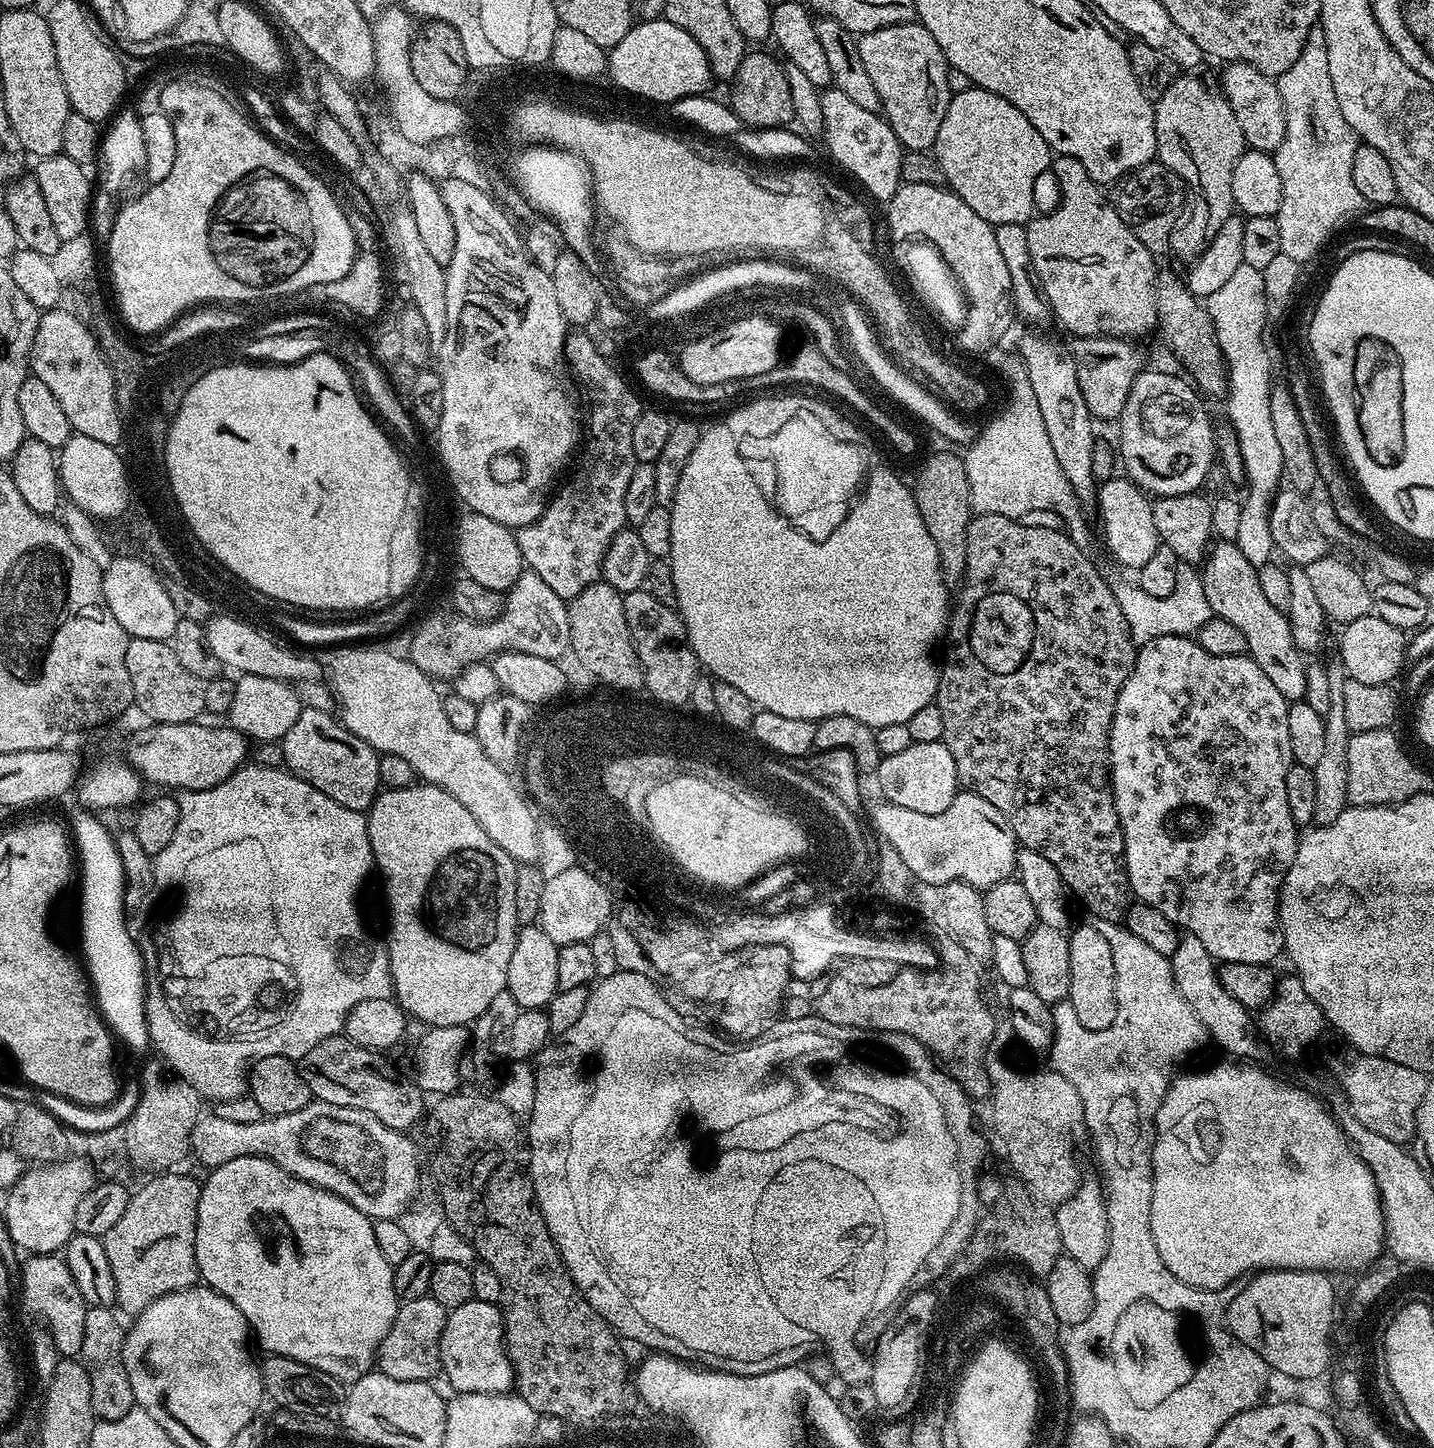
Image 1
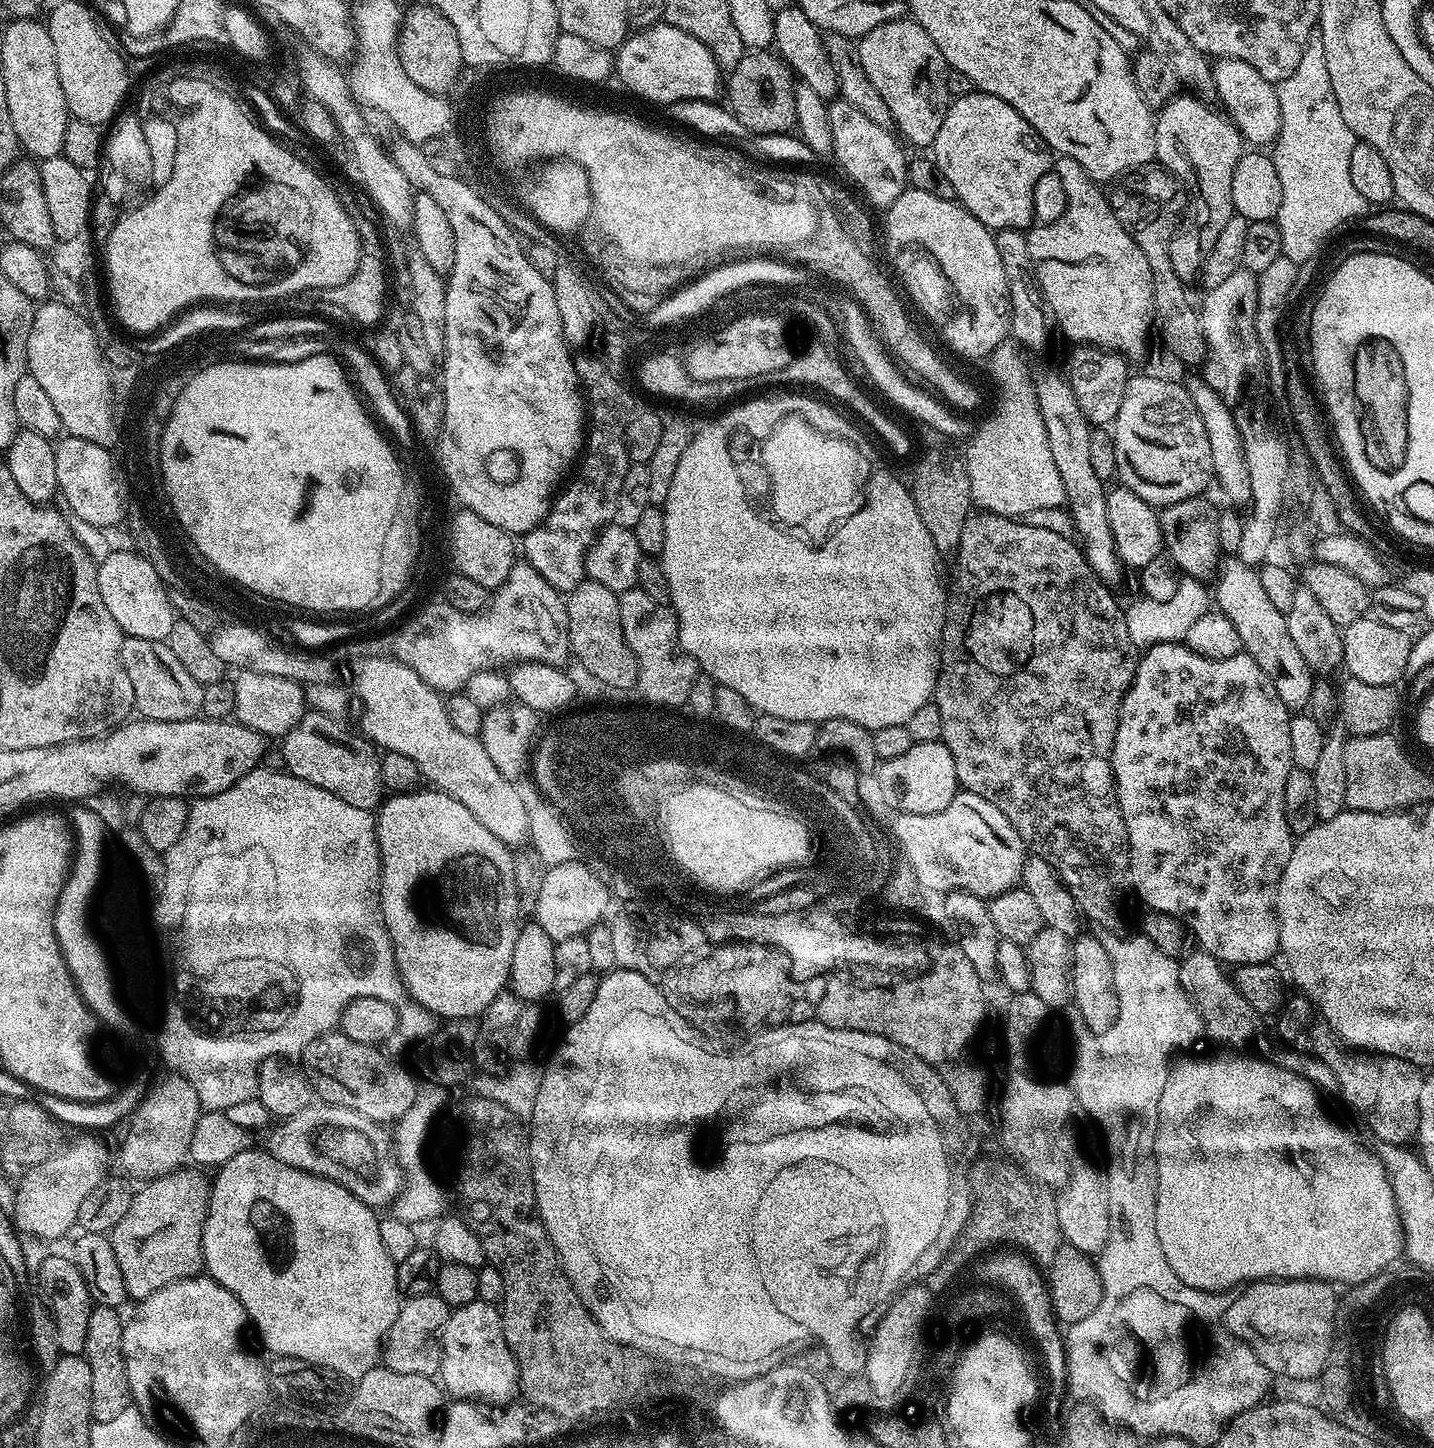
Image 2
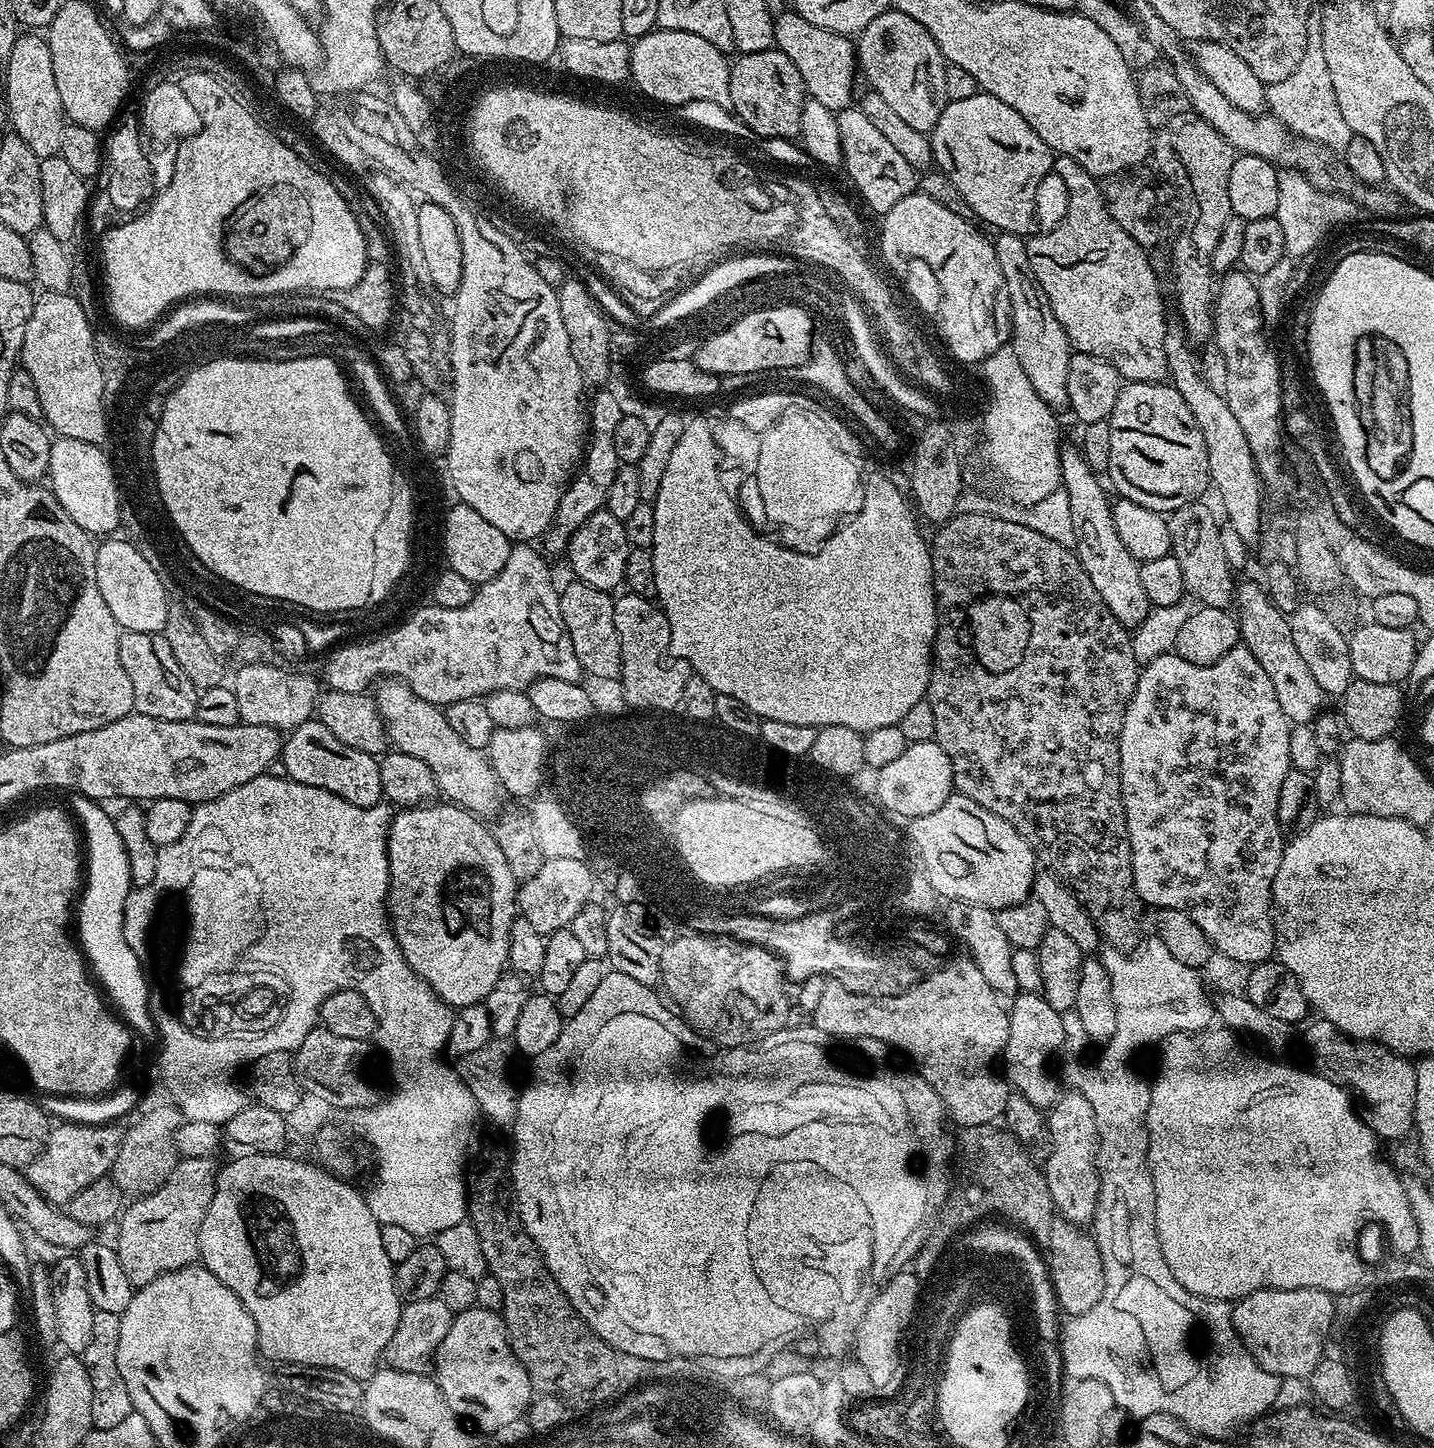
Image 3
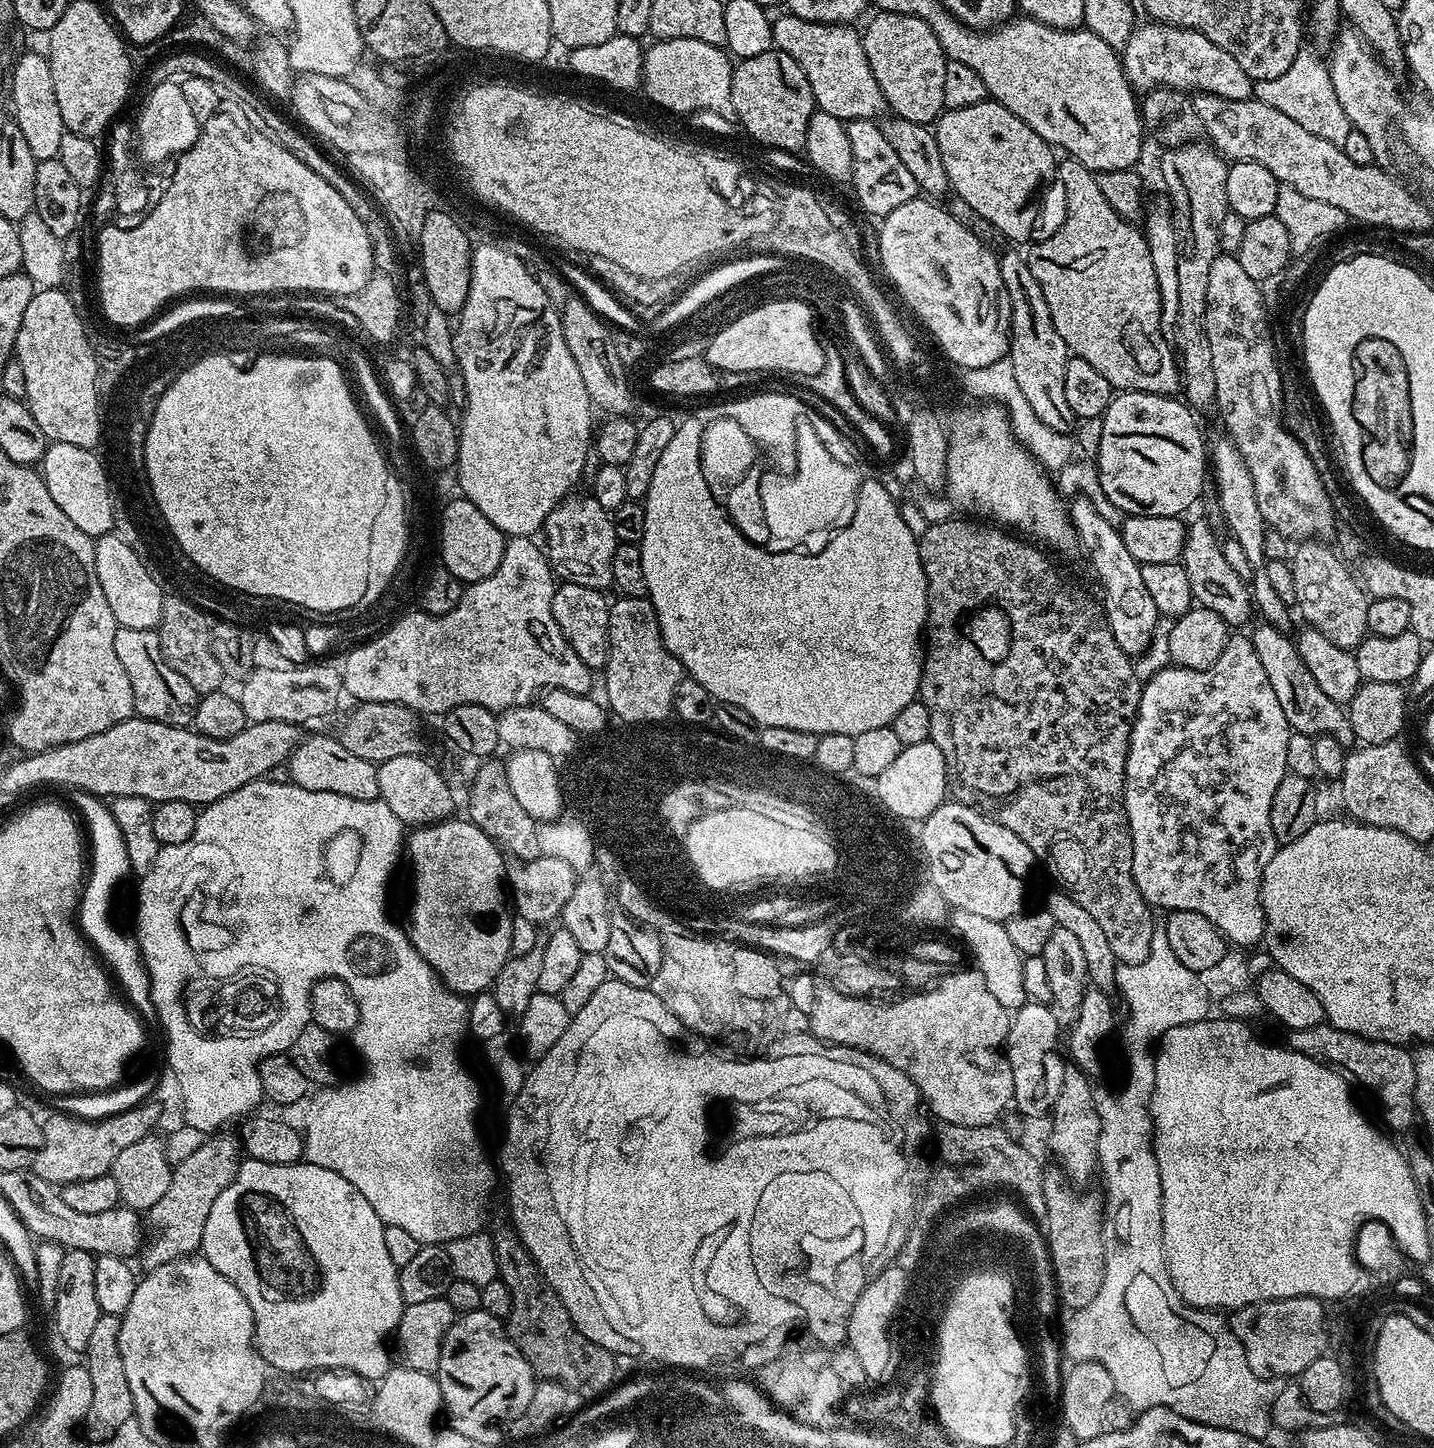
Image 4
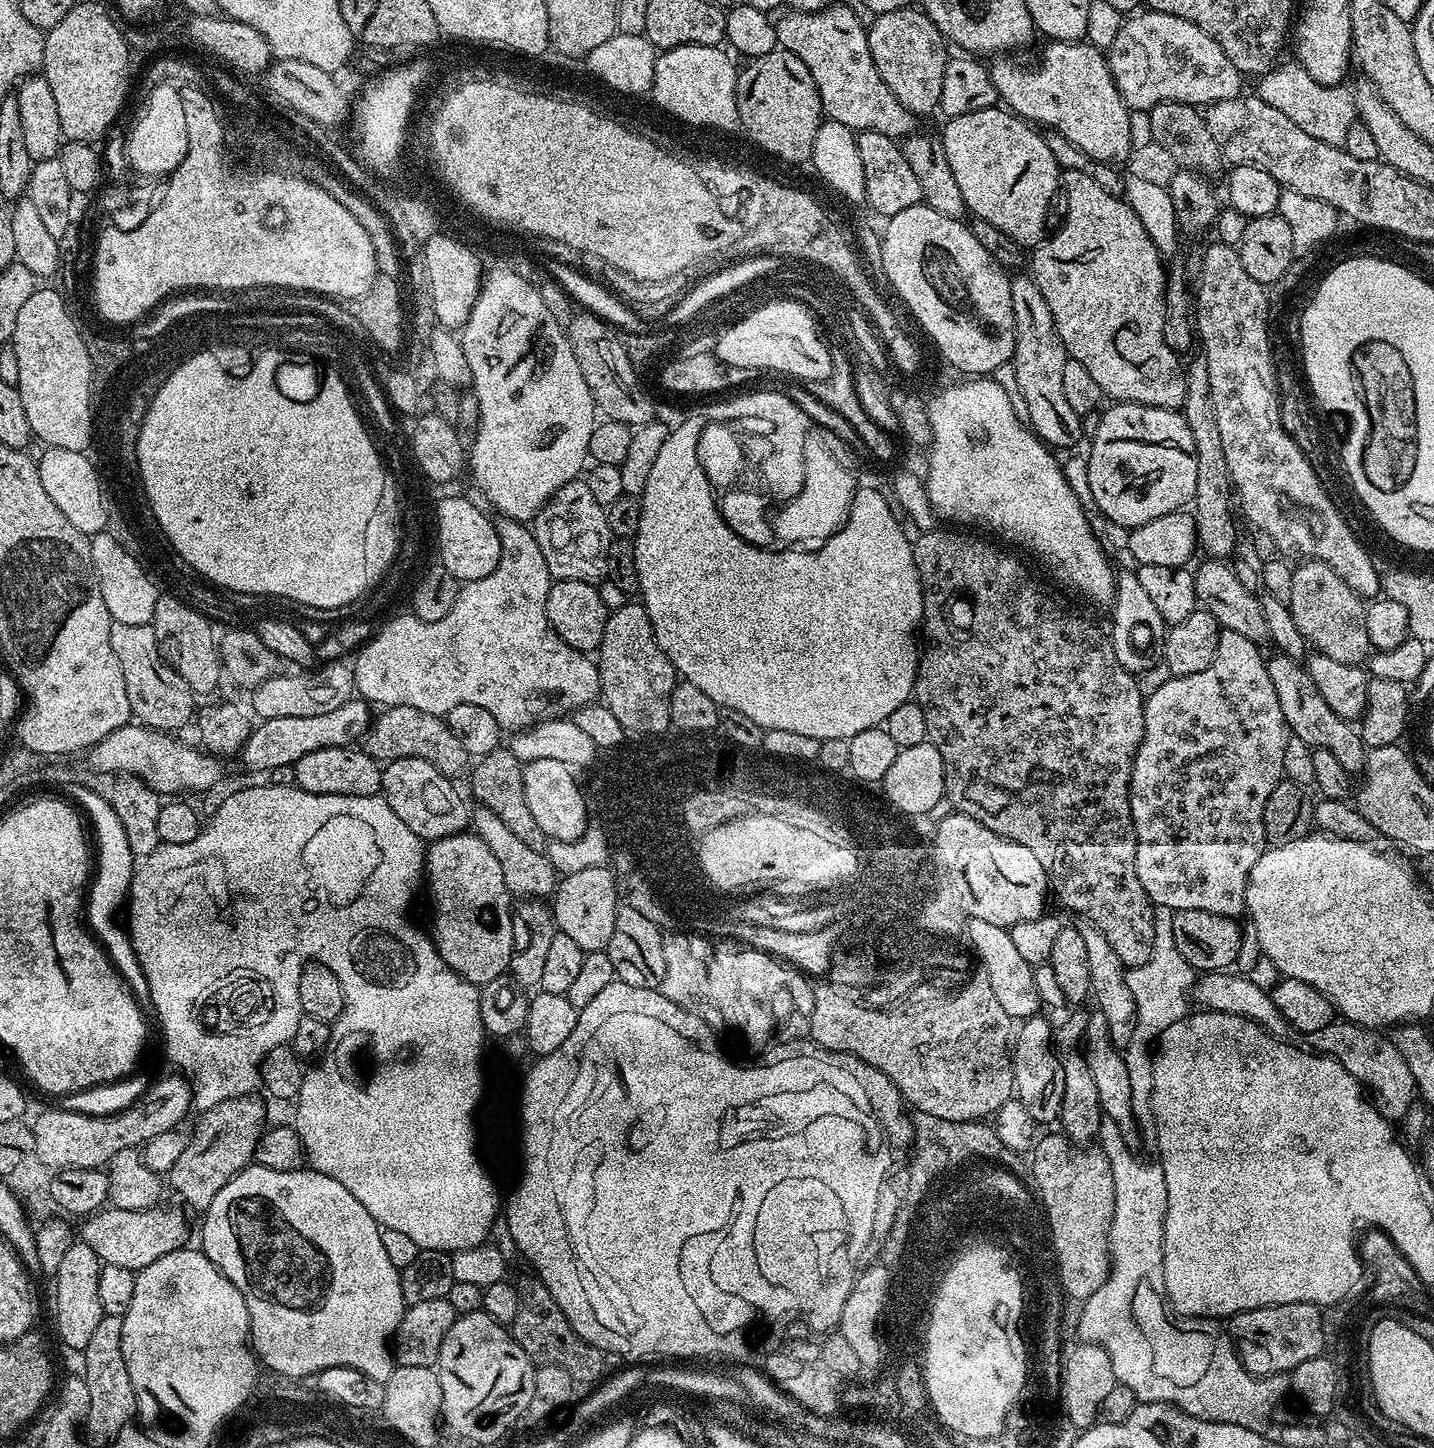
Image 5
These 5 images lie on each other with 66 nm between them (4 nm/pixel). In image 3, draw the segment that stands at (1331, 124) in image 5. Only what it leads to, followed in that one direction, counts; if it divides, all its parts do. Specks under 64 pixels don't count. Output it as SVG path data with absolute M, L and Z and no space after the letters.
M1318 30L1309 31L1306 50L1298 67L1283 82L1274 82L1264 89L1264 103L1267 111L1276 116L1296 135L1314 140L1329 150L1342 150L1353 136L1342 110L1338 110L1338 98L1334 98L1334 85L1330 79L1330 69L1326 67L1326 54L1322 51L1322 34Z

